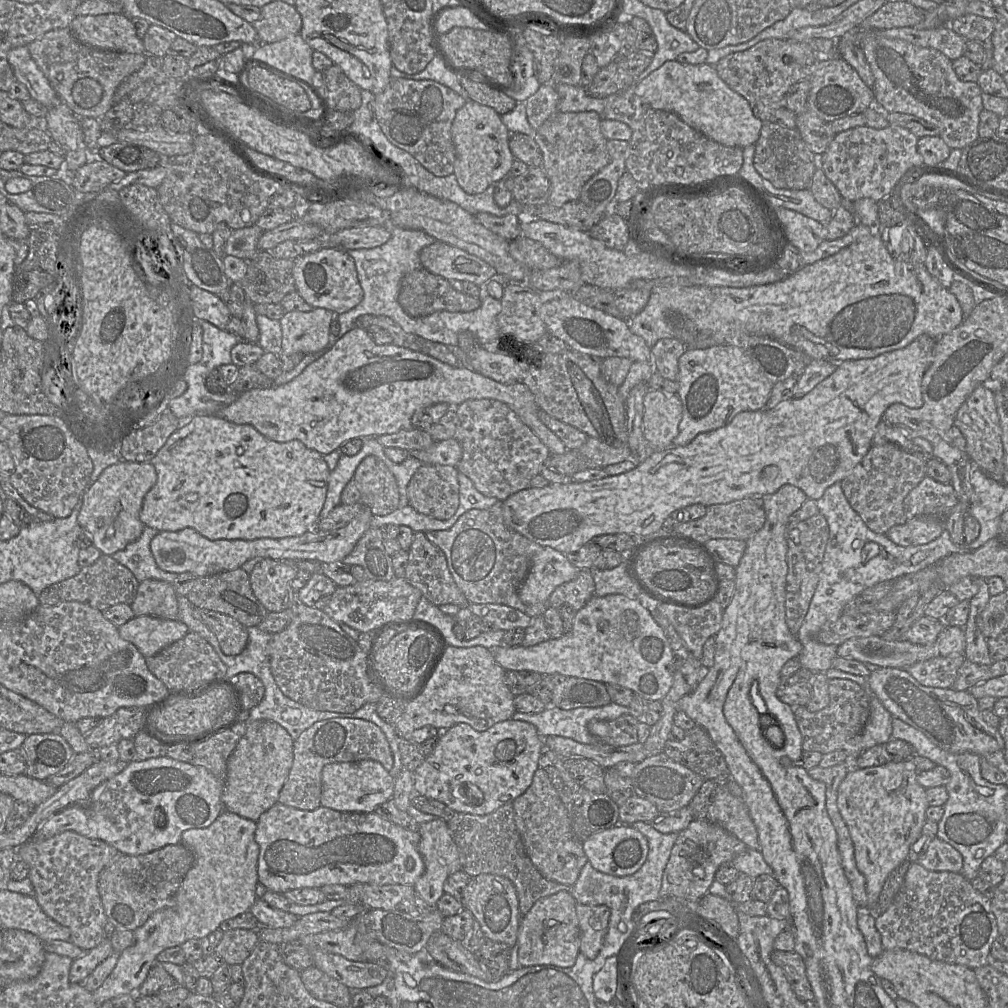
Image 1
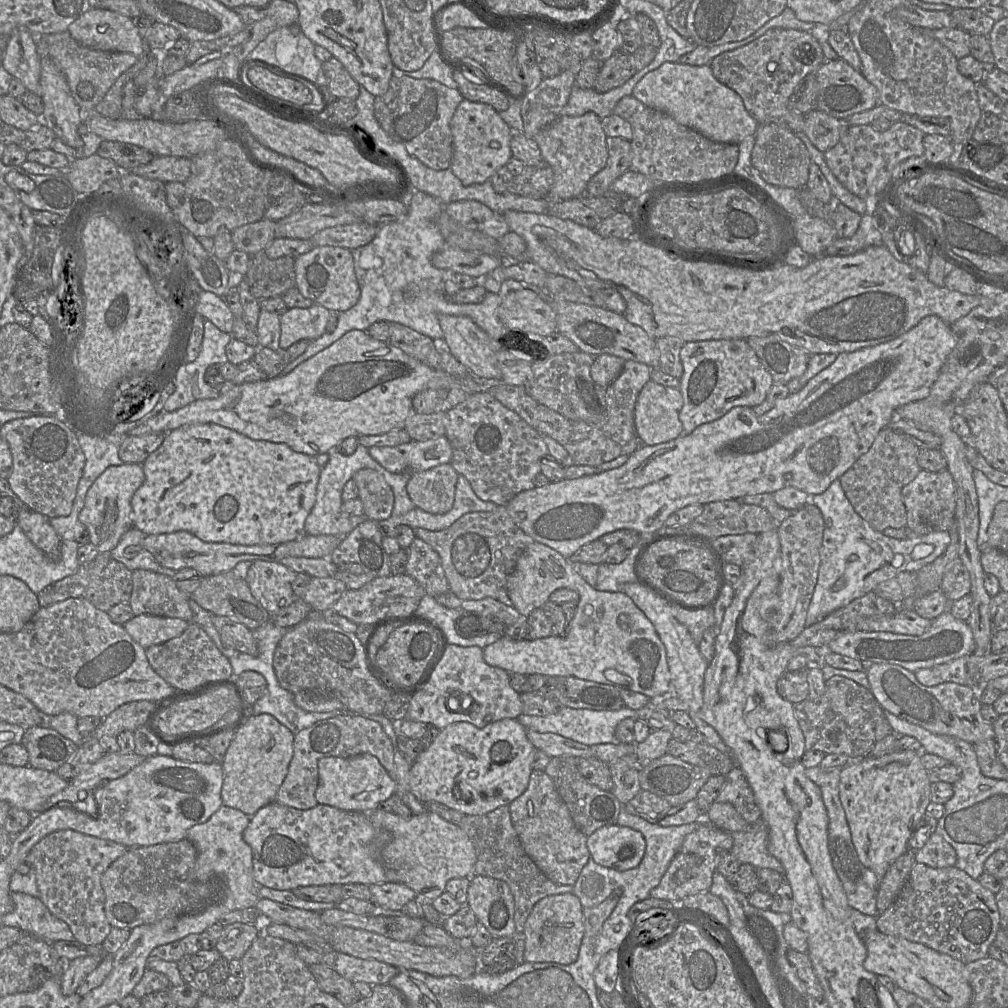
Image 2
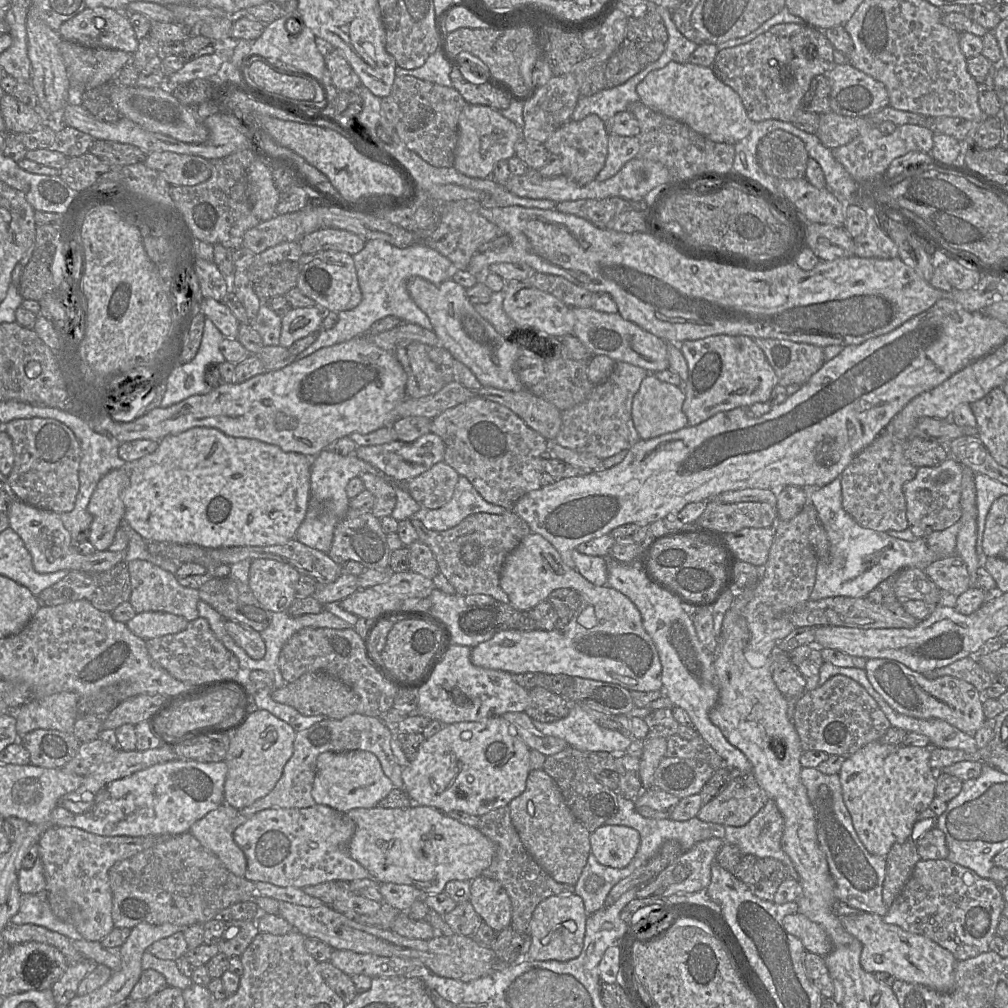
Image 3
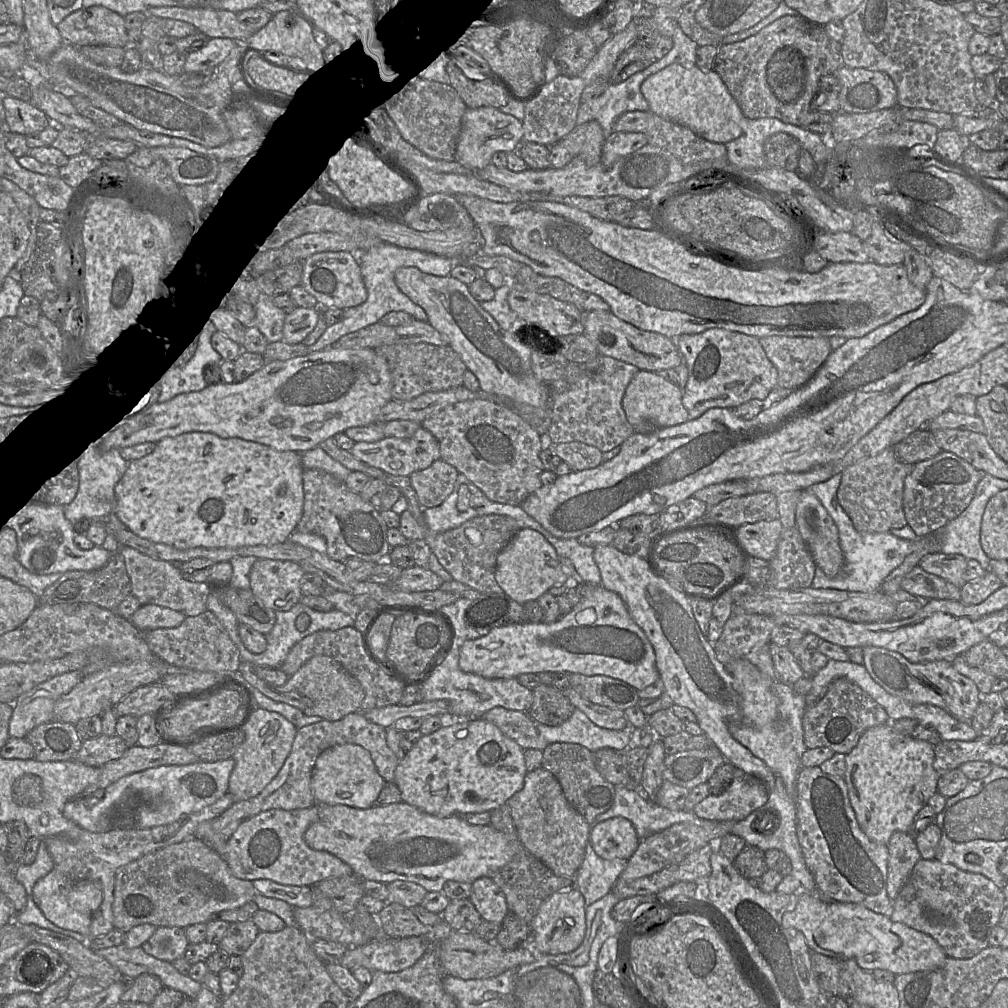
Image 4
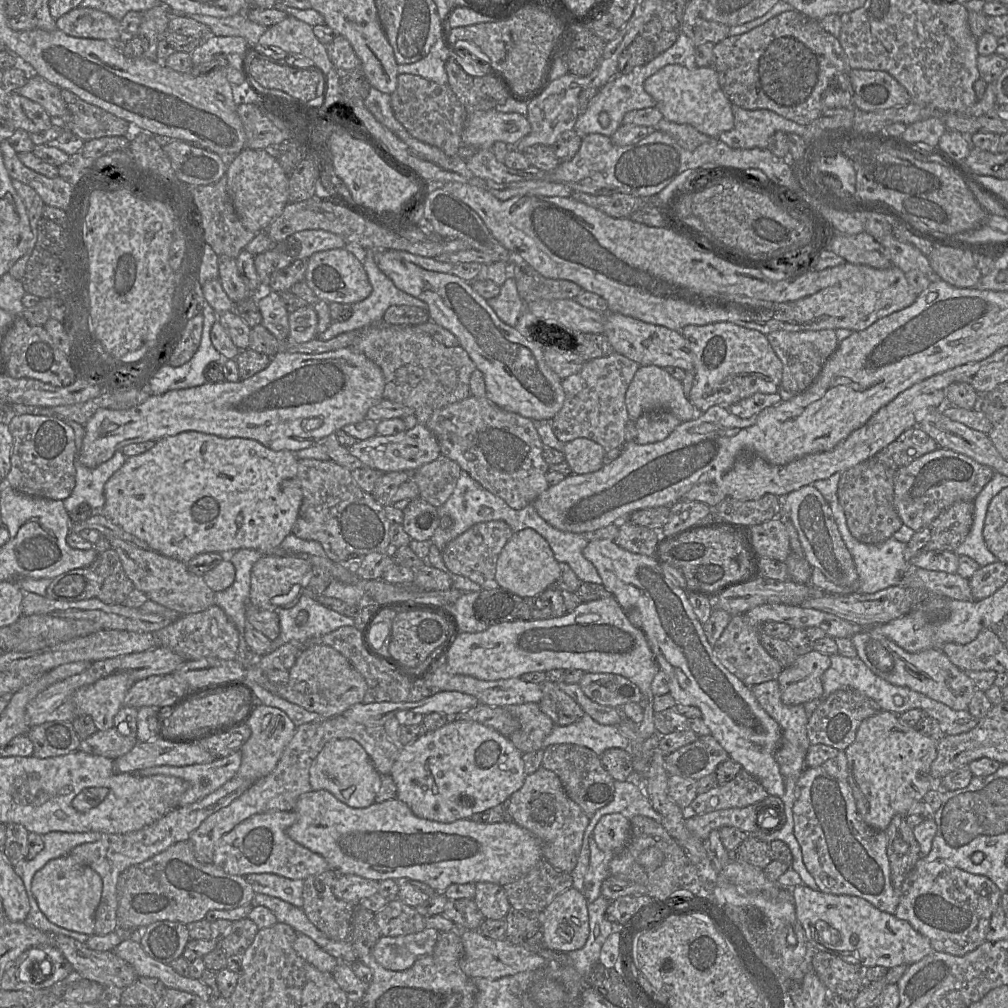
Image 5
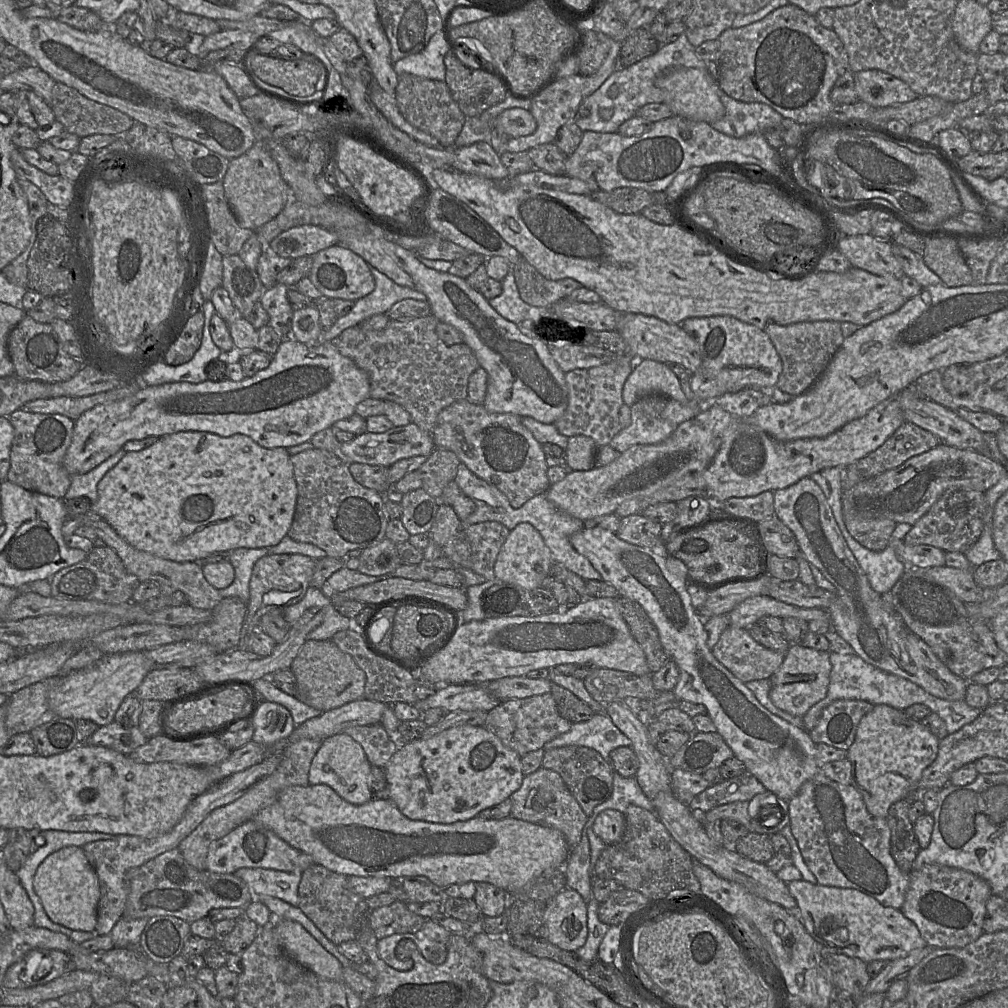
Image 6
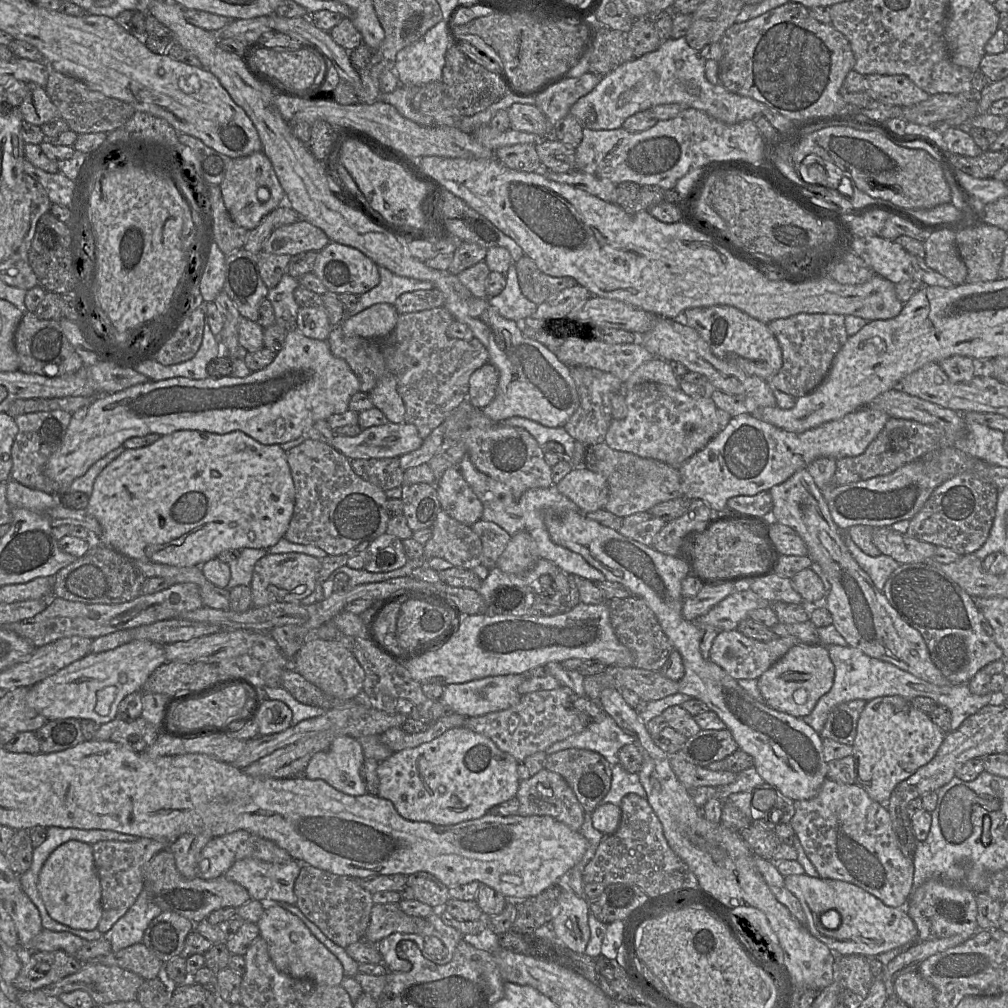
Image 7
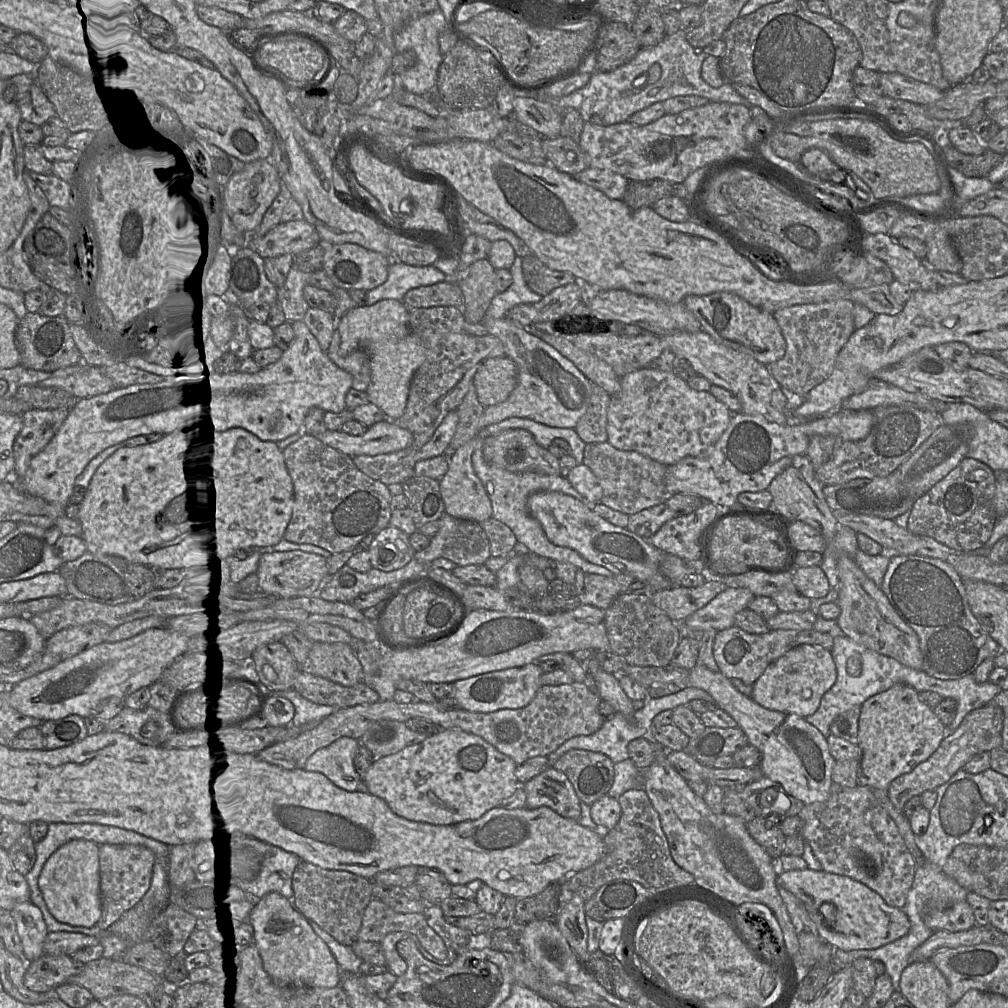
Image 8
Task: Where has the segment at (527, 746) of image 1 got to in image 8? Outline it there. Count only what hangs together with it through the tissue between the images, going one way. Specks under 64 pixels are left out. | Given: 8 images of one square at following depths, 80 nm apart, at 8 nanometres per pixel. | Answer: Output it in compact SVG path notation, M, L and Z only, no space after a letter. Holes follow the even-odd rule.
M439 729L420 743L375 759L364 776L362 789L383 799L396 815L405 819L434 825L453 825L477 820L510 797L520 787L515 776L516 766L512 758L477 735L460 729Z

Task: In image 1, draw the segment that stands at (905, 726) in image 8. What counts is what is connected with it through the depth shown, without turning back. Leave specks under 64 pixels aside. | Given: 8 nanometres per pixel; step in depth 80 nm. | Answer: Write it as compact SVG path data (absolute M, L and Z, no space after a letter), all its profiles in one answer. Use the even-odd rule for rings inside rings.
M909 760L880 766L851 767L838 788L837 806L846 823L858 870L866 880L869 910L874 910L889 874L909 859L910 847L922 833L929 807L926 789L917 781L918 771Z

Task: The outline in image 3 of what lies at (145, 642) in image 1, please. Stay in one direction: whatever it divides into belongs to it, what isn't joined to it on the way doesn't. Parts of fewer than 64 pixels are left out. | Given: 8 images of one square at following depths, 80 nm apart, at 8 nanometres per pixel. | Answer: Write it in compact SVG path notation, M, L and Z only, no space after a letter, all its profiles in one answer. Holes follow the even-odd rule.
M148 611L136 613L126 625L132 633L147 641L152 638L179 633L187 628L188 623L181 616Z

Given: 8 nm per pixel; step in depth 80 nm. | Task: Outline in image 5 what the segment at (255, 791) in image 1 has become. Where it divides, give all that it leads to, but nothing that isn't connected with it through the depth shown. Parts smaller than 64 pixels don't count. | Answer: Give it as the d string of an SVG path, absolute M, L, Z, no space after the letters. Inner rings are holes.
M262 704L252 714L248 725L251 736L240 749L242 761L237 776L256 782L275 769L285 747L296 732L296 726L285 712Z

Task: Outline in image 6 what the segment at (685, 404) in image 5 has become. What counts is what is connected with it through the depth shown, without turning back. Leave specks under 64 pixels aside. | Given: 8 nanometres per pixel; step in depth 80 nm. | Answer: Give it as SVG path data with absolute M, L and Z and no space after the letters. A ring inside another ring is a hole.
M637 360L622 391L624 403L631 407L638 400L653 394L664 395L682 404L689 404L679 378L667 364L654 360Z

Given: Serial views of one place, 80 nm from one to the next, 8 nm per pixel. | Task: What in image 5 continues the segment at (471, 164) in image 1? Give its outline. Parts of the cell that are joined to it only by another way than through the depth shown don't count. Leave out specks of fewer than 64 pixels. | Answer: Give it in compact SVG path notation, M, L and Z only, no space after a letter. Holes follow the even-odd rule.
M495 109L468 112L457 155L466 160L480 149L490 149L497 141L512 147L530 132L527 117L516 112L503 113Z

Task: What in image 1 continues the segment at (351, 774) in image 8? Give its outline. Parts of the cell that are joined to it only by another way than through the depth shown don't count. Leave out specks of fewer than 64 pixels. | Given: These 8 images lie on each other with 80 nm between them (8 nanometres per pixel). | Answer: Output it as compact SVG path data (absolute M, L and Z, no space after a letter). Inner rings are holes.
M362 760L327 764L322 770L321 806L341 812L375 812L378 806L393 797L394 782L395 778L377 761Z

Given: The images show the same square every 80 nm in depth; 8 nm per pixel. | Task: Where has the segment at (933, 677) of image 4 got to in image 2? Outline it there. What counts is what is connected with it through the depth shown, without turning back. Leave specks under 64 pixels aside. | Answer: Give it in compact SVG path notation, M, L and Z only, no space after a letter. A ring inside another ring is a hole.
M873 663L866 673L870 690L883 710L936 735L953 736L971 744L995 739L993 726L981 714L976 689L953 682L924 686L913 672L890 663Z

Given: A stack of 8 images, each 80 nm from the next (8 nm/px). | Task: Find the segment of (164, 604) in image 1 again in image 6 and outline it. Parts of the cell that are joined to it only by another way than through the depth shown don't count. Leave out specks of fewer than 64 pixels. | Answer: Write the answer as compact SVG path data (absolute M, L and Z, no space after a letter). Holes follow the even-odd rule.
M89 511L85 515L87 515L88 518L87 525L85 526L93 528L98 539L102 540L105 546L112 548L117 553L128 572L135 575L141 582L157 581L160 586L161 595L171 595L176 591L180 591L185 595L186 605L208 611L212 611L223 599L219 590L211 586L205 579L202 565L199 562L177 563L140 551L120 537L117 532L96 513Z

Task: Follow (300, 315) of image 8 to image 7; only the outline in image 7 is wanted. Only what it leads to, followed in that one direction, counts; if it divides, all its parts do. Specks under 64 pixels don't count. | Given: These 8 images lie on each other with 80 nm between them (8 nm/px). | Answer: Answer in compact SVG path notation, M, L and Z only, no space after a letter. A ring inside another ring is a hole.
M285 273L279 283L269 289L266 297L272 304L275 323L287 331L296 329L297 313L300 307L293 293L298 286L298 280Z

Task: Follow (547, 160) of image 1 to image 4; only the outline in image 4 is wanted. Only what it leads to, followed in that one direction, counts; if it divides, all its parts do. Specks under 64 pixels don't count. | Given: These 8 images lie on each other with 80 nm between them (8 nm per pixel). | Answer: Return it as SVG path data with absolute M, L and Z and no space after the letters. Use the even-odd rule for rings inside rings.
M596 120L588 121L575 128L557 143L566 148L573 157L581 156L587 165L596 165L601 161L605 137Z

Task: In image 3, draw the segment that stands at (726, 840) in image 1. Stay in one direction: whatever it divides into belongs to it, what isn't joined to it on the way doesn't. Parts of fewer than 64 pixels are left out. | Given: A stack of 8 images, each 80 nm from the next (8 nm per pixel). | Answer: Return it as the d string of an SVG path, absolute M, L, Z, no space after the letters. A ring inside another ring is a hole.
M712 837L696 843L689 850L683 852L662 870L654 879L641 885L637 890L637 898L667 898L673 894L691 894L707 889L711 881L711 867L725 841Z

